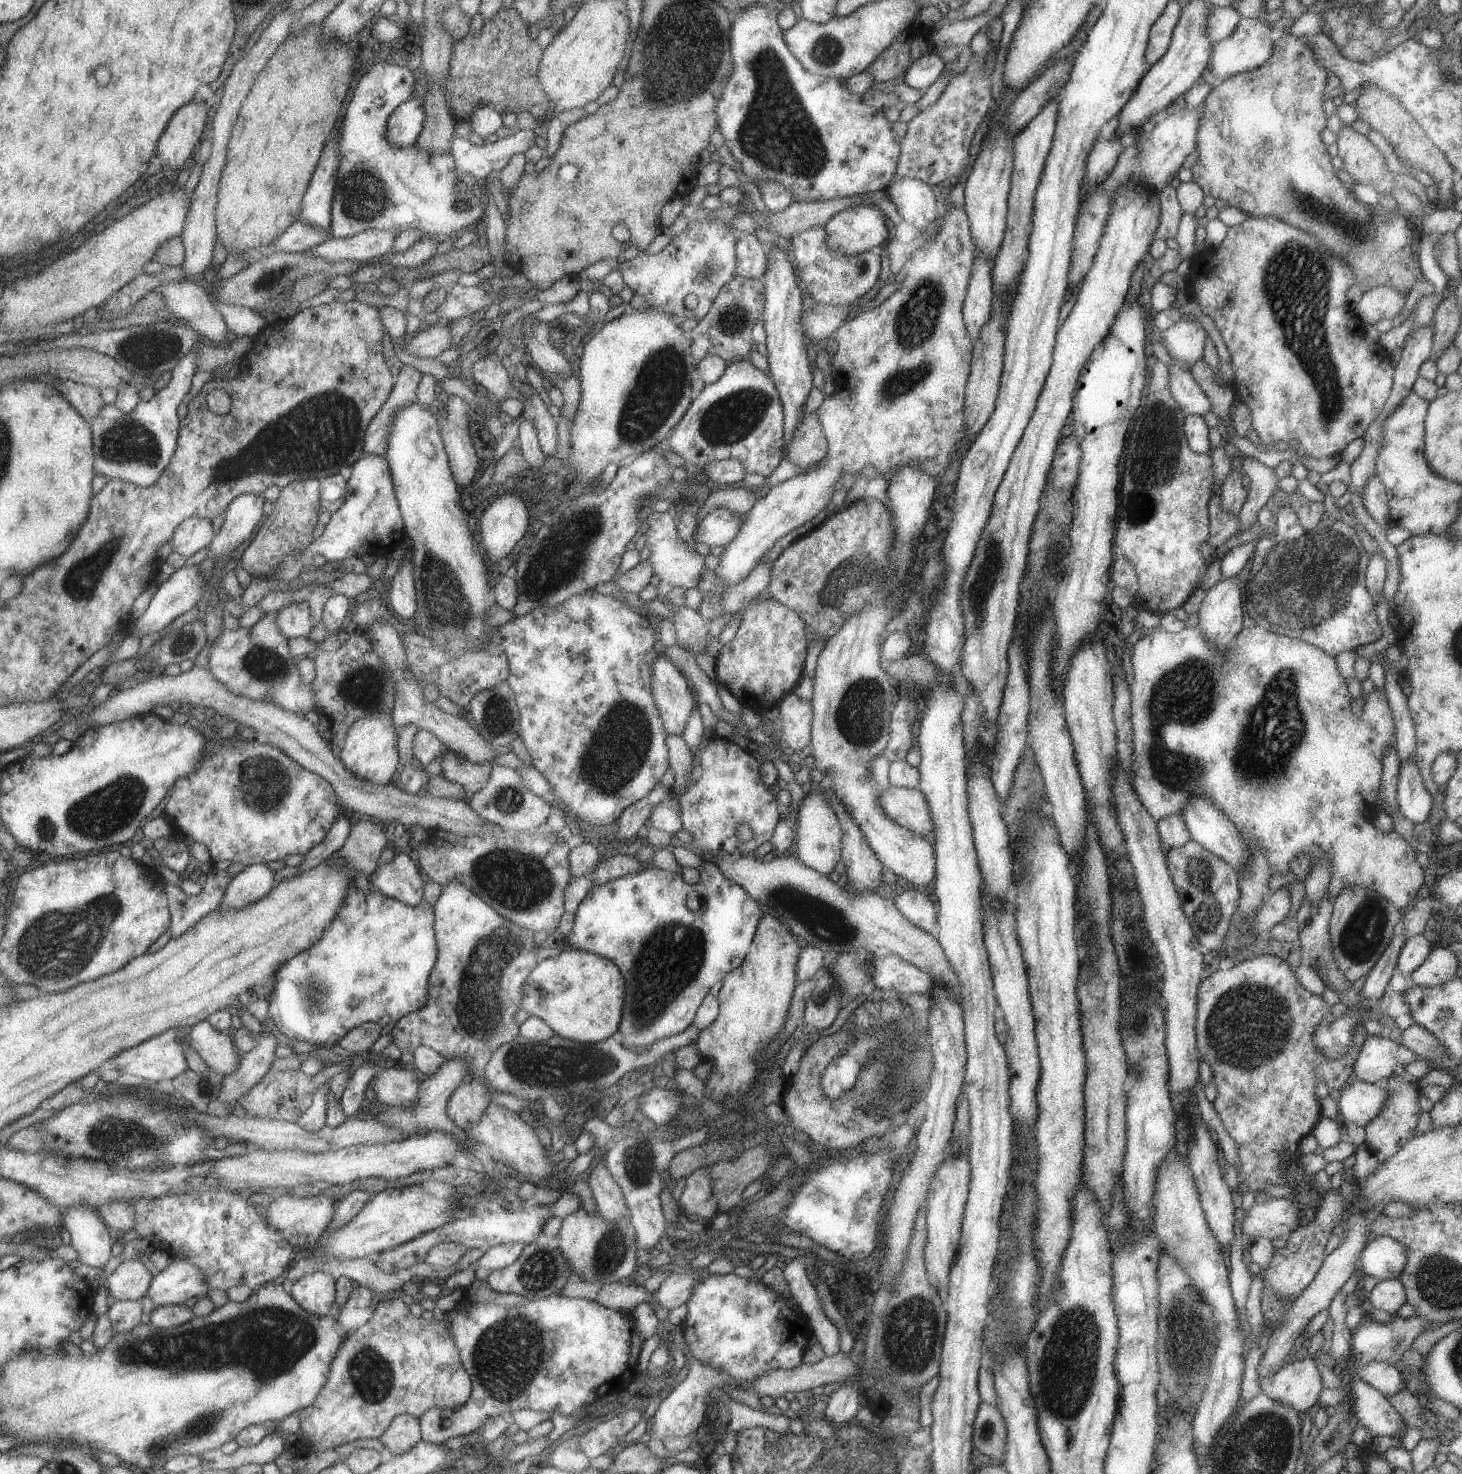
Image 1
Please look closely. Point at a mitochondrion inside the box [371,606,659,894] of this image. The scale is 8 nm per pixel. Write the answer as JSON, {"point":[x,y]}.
{"point":[620,747]}

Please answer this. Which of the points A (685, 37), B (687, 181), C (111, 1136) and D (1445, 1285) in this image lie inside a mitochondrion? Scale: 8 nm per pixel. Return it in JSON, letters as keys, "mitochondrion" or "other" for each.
{"A":"mitochondrion","B":"other","C":"mitochondrion","D":"mitochondrion"}

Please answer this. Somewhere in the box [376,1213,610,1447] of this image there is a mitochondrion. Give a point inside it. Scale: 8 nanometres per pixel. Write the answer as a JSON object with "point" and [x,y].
{"point":[504,1365]}

